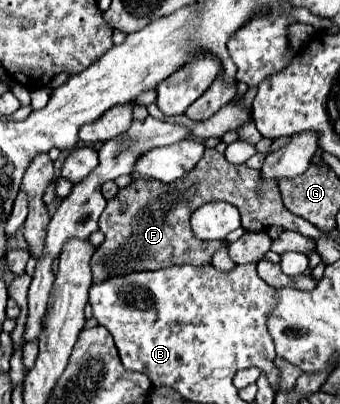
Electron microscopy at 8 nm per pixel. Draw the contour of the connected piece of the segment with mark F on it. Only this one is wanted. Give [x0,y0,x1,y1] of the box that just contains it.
[91,149,321,283]

